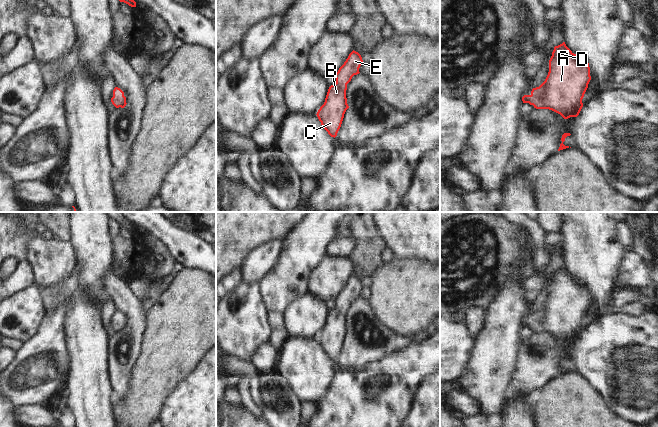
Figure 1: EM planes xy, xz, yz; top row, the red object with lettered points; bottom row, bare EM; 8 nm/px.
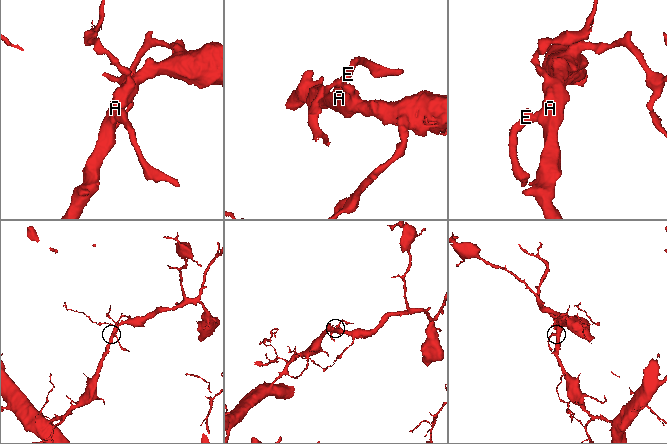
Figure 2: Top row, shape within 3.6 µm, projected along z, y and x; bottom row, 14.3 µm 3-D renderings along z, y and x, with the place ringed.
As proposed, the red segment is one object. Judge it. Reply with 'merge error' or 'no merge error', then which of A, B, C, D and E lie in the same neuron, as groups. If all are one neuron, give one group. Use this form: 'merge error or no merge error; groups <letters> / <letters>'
no merge error; groups A B C D E

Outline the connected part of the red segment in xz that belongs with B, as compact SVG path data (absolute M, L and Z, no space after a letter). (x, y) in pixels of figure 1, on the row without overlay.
M353 274L335 298L336 307L329 311L325 326L316 338L331 361L337 360L344 338L349 332L346 322L347 308L354 299L360 297L359 292L362 287L361 279Z

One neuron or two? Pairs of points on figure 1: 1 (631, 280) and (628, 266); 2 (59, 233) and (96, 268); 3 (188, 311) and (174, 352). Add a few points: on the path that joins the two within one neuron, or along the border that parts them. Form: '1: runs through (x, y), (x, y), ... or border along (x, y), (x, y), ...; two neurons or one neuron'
1: runs through (631, 277), (631, 269); one neuron
2: border along (68, 222), (69, 240); two neurons
3: runs through (186, 321), (174, 342); one neuron

